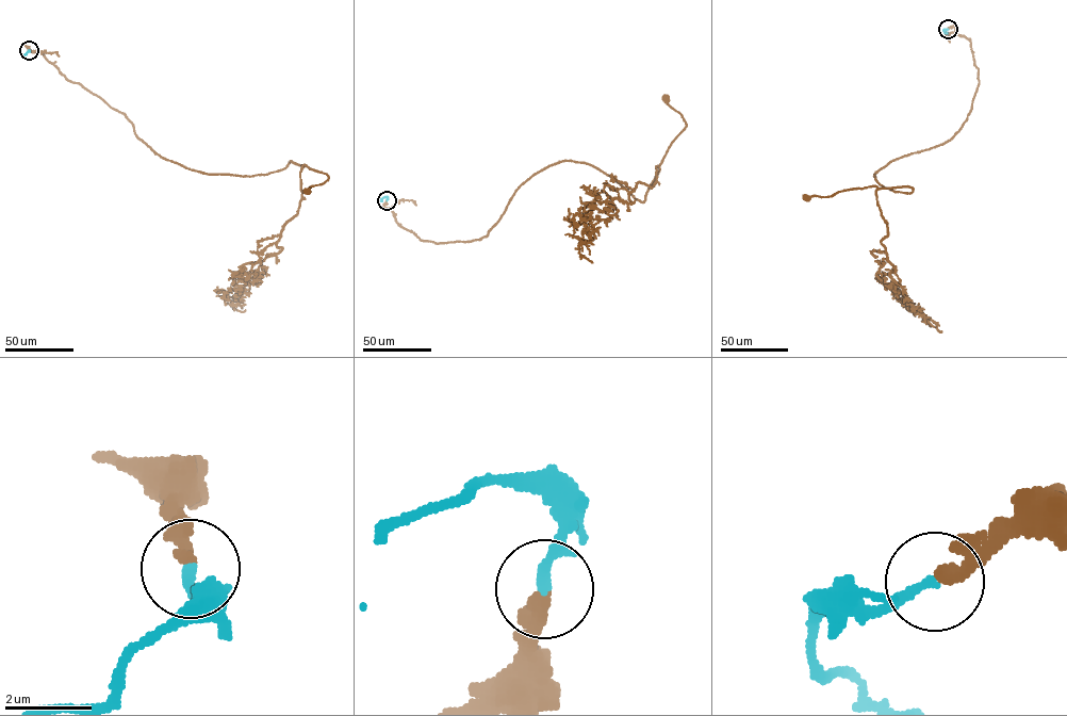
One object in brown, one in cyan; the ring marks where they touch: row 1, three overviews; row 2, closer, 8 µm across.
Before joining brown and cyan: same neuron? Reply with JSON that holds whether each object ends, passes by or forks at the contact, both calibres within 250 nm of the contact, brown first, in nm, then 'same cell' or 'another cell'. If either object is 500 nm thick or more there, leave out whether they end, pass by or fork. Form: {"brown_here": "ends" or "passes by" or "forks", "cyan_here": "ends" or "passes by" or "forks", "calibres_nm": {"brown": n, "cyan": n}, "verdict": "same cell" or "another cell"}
{"brown_here": "ends", "cyan_here": "ends", "calibres_nm": {"brown": 240, "cyan": 200}, "verdict": "same cell"}

